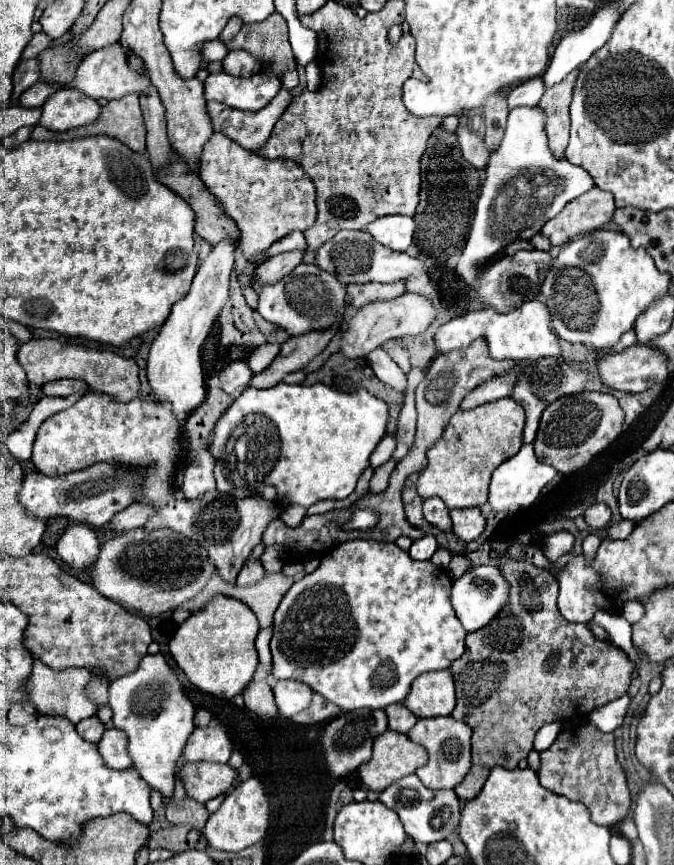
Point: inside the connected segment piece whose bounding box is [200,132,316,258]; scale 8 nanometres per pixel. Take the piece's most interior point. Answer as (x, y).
(268, 199)

